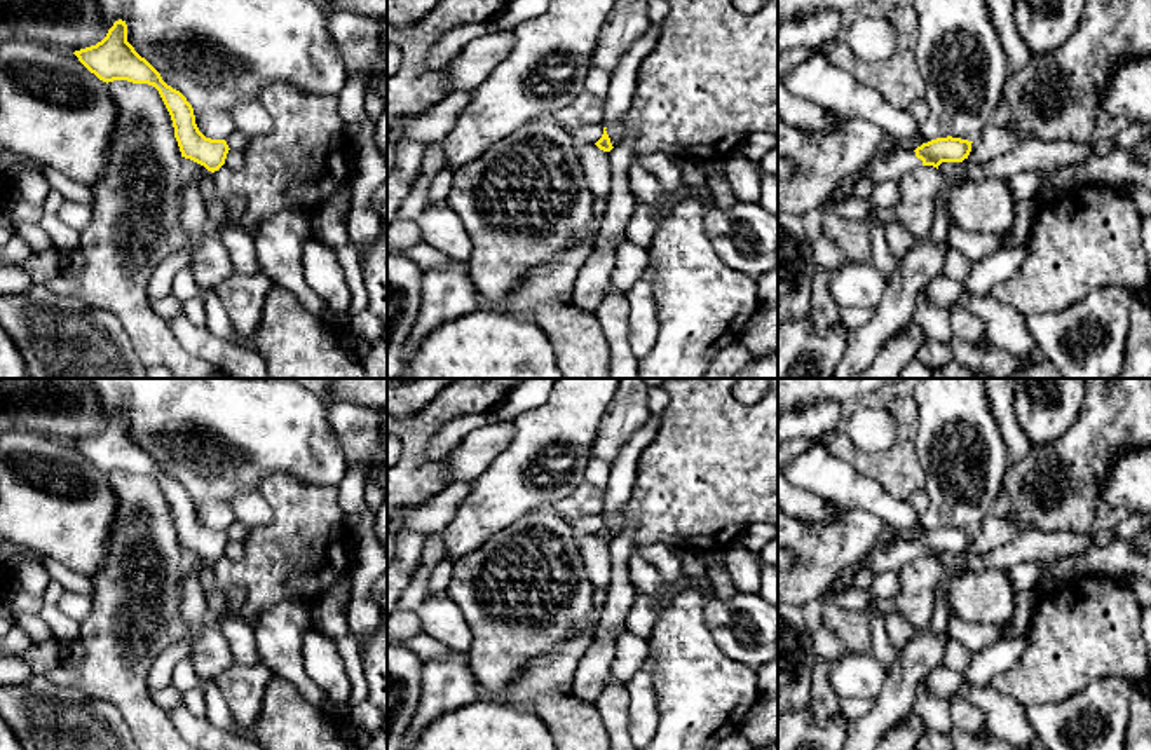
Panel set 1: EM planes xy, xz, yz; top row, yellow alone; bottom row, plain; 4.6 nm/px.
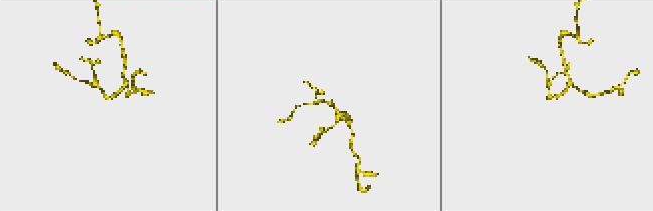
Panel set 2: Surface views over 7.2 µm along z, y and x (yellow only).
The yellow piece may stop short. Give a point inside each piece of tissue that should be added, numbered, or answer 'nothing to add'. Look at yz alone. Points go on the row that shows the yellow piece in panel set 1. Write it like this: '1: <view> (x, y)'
1: yz (899, 164)

